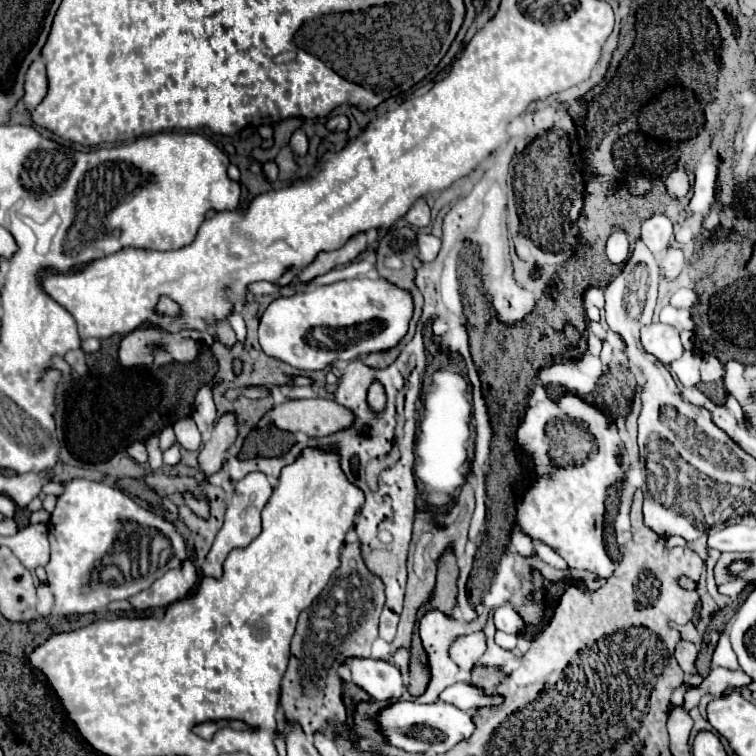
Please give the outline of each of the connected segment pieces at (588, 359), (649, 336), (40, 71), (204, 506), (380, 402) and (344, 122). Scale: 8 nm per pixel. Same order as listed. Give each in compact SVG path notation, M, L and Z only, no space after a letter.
M590 353L582 355L580 361L566 363L562 359L556 359L554 363L546 365L540 375L538 383L548 387L558 387L562 393L576 393L578 397L584 397L586 393L594 393L600 385L600 379L606 375L606 369L602 361Z
M650 323L642 329L642 345L648 353L652 353L662 363L672 363L682 355L680 331L672 325Z
M36 61L28 75L26 75L26 85L24 85L24 103L34 109L46 95L48 95L48 77L46 77L46 65L44 61Z
M184 495L188 507L198 515L198 517L208 517L208 501L204 499L194 499L192 495Z
M372 383L370 391L368 391L368 403L374 411L382 411L384 409L384 403L386 403L386 395L384 395L384 389L380 383Z
M336 115L336 117L330 117L328 121L326 121L326 127L330 129L330 131L346 131L348 129L348 117L346 115Z

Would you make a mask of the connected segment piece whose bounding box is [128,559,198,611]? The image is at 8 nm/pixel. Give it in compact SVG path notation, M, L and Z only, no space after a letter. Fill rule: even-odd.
M186 559L182 569L170 569L164 577L152 583L150 589L132 595L128 601L134 609L156 609L168 607L170 603L186 597L196 587L198 575L194 565Z

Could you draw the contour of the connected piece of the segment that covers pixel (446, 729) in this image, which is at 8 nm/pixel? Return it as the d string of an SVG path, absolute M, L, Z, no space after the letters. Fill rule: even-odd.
M396 701L380 713L378 721L380 721L384 735L388 737L388 741L394 747L400 747L410 753L428 753L428 755L446 753L456 743L468 739L476 729L476 725L468 713L456 709L454 705L448 705L444 701L432 703L432 705L420 705L416 701Z

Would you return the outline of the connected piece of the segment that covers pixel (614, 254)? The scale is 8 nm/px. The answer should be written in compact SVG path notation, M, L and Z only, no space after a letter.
M614 229L614 233L610 235L608 243L606 243L606 255L612 263L624 263L628 257L628 239L626 233L620 229Z

